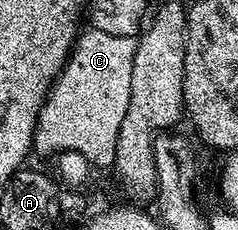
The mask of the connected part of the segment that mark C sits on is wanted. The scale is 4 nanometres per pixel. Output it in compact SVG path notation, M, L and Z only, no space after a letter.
M87 28L73 44L65 67L49 92L48 99L39 113L33 139L33 150L42 155L66 151L68 155L80 156L85 162L100 167L111 166L116 159L118 133L130 101L131 70L133 68L136 39L116 36L104 31Z

